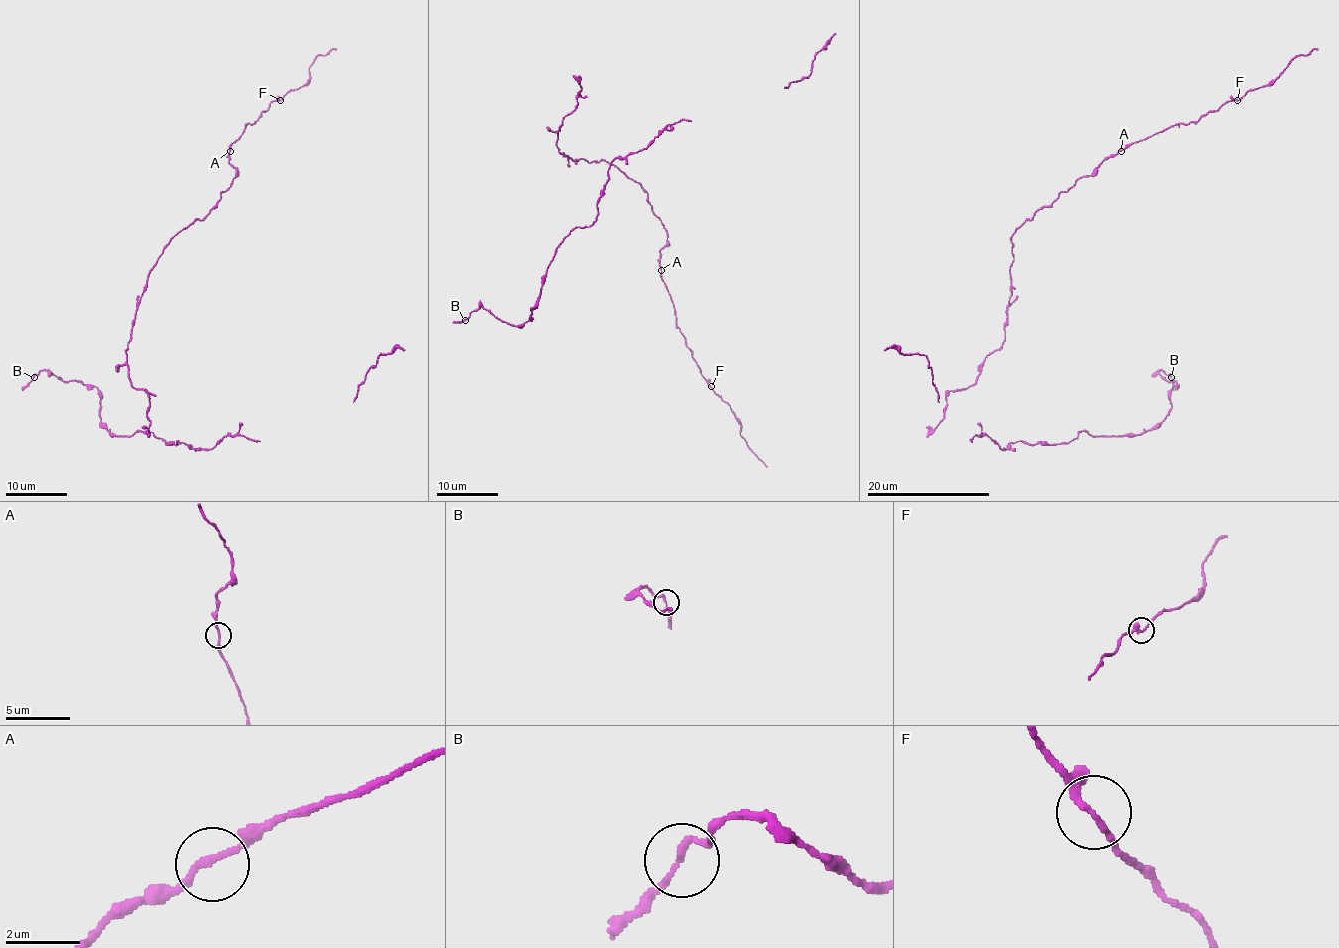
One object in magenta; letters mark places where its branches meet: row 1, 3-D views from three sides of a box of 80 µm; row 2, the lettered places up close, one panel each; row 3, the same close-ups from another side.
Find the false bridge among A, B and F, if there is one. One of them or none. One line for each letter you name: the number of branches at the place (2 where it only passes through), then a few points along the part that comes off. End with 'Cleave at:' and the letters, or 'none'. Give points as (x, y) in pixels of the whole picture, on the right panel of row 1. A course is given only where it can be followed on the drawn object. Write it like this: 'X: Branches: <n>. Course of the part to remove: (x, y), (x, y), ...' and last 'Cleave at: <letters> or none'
Cleave at: none

